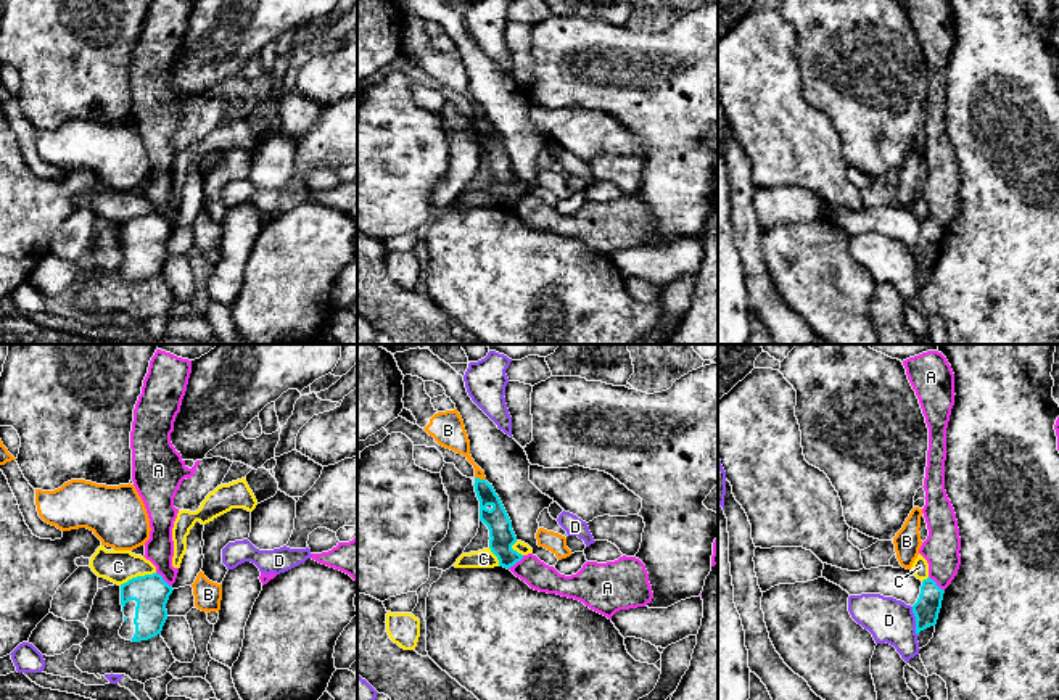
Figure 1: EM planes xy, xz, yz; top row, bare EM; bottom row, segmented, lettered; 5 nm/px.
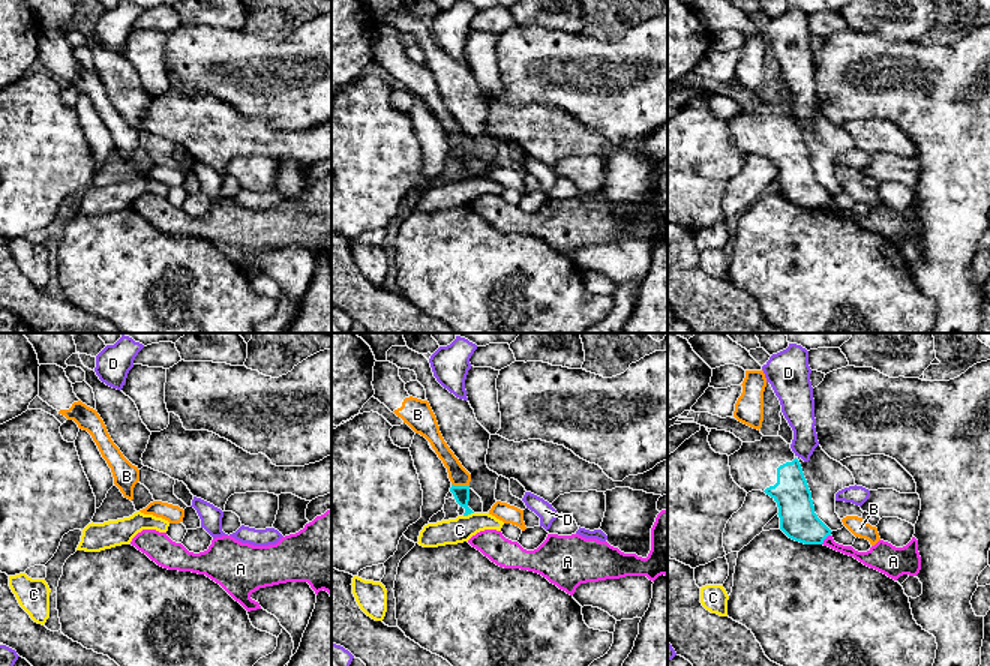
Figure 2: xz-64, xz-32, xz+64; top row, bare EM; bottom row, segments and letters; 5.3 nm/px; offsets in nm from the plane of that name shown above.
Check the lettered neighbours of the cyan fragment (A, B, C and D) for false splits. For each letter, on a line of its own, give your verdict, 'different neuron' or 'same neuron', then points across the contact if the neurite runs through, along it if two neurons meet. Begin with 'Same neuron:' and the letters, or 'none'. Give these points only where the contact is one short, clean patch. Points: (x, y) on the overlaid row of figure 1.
Same neuron: none
A: different neuron; border xy (156, 572), (171, 586)
B: different neuron; border xz (475, 477), (485, 480)
C: different neuron; border xy (155, 572), (132, 576), (119, 584)
D: different neuron

